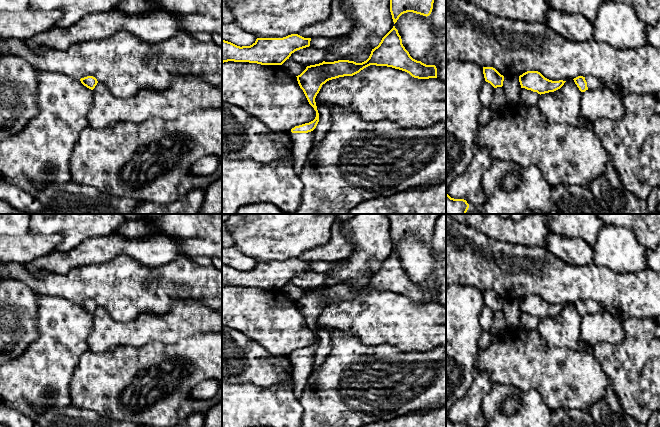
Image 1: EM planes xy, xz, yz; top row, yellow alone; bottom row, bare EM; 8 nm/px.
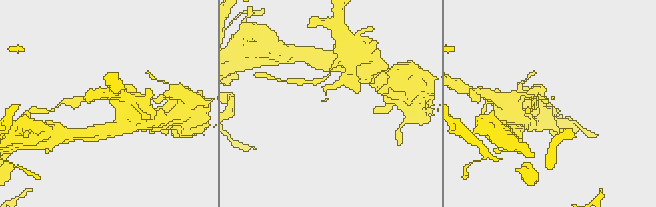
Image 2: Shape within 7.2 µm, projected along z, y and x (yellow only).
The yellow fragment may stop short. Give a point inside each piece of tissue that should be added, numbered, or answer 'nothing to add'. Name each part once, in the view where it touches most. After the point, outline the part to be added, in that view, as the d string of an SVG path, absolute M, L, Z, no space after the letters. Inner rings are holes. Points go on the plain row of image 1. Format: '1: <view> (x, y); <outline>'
1: xz (302, 366); M288 356L289 361L293 367L292 376L295 387L296 397L299 399L302 394L302 389L307 384L307 380L312 373L314 356L308 357L292 357Z

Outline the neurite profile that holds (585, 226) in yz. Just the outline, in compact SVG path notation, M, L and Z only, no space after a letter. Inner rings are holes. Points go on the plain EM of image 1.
M543 214L548 217L551 232L568 238L580 238L591 247L605 223L596 214Z

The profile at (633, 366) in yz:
M660 316L628 318L620 322L624 339L619 344L599 343L592 353L617 393L623 410L646 424L652 414L660 416Z

